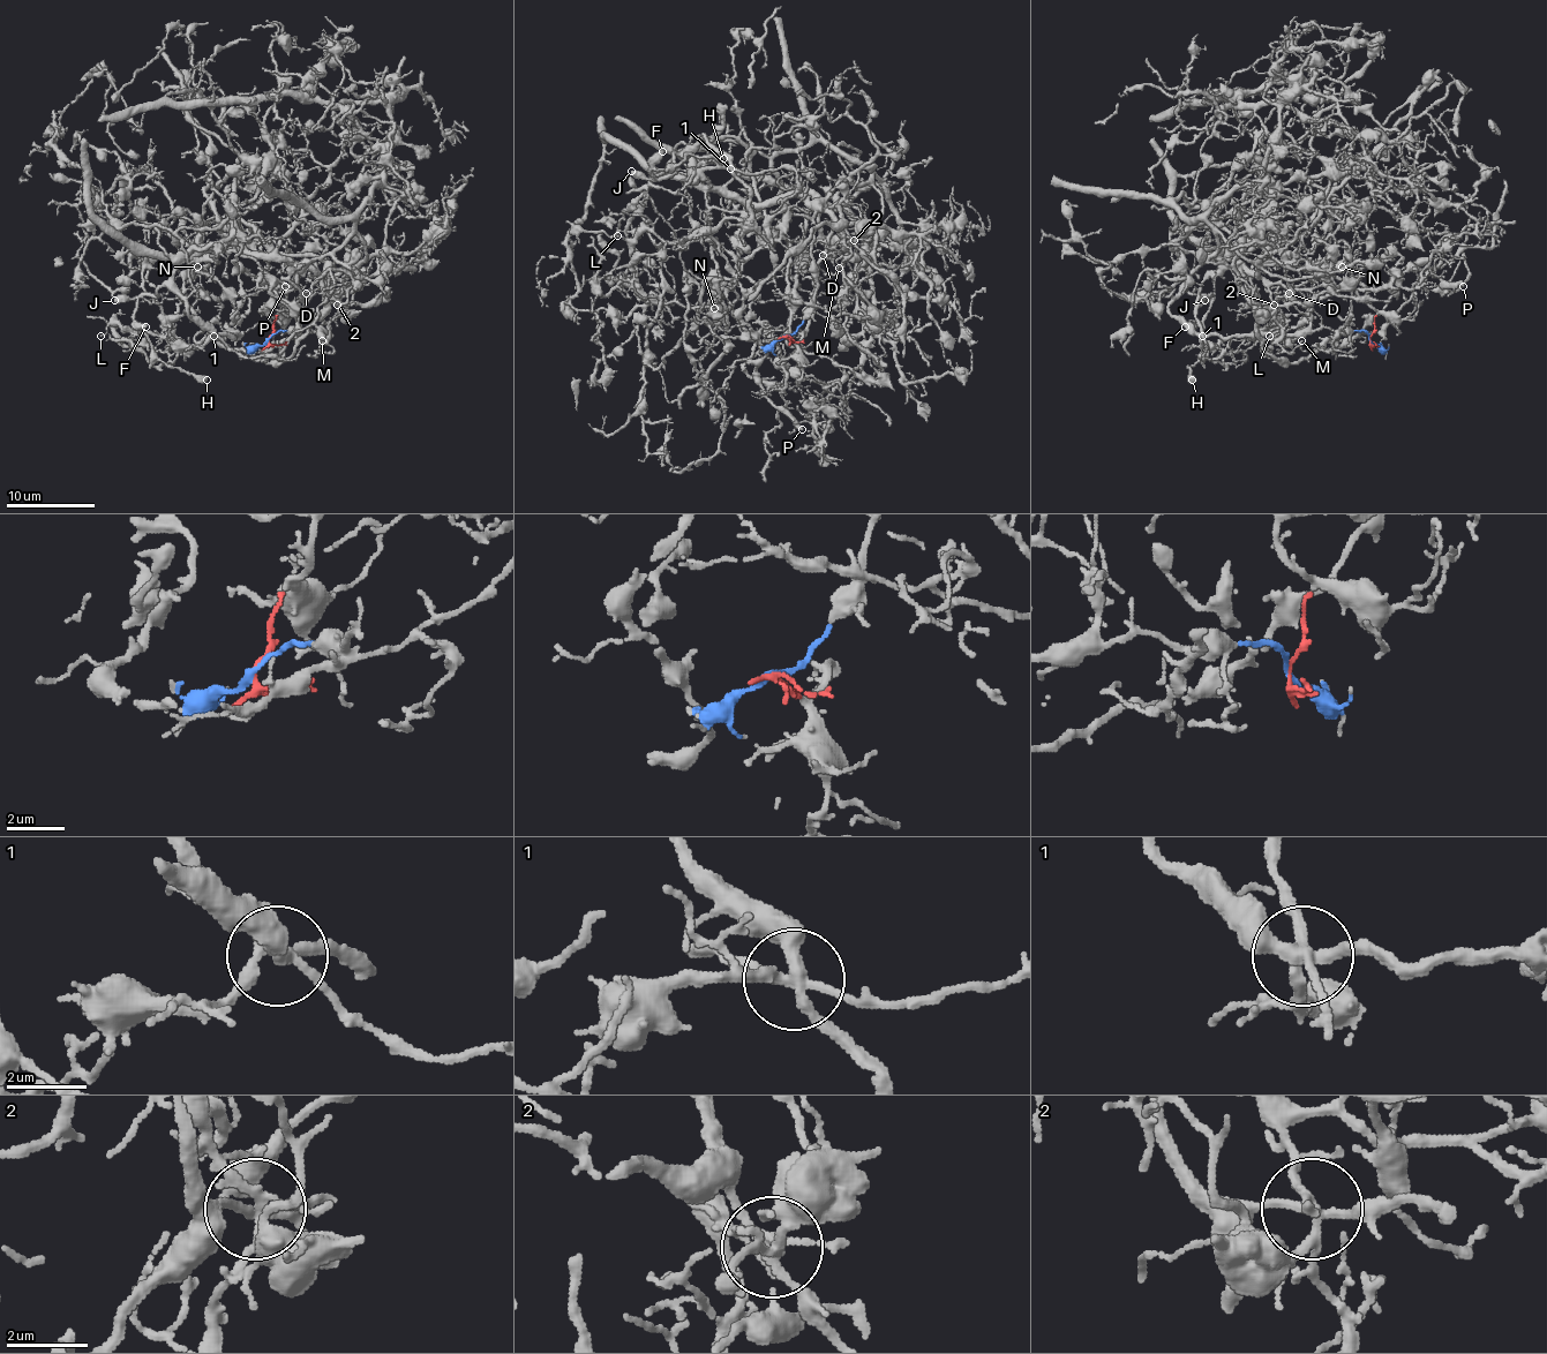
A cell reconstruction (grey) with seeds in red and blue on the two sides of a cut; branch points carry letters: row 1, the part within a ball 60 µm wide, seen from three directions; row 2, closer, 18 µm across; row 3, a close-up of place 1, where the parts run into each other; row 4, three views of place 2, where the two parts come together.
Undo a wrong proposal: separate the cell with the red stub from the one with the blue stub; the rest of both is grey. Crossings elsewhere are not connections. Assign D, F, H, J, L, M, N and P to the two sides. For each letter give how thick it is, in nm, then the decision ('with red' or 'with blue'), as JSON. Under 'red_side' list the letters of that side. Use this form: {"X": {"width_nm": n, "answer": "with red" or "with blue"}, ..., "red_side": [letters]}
{"D": {"width_nm": 130, "answer": "with red"}, "F": {"width_nm": 460, "answer": "with blue"}, "H": {"width_nm": 550, "answer": "with blue"}, "J": {"width_nm": 550, "answer": "with blue"}, "L": {"width_nm": 100, "answer": "with blue"}, "M": {"width_nm": 180, "answer": "with red"}, "N": {"width_nm": 110, "answer": "with red"}, "P": {"width_nm": 340, "answer": "with blue"}, "red_side": ["D", "M", "N"]}

